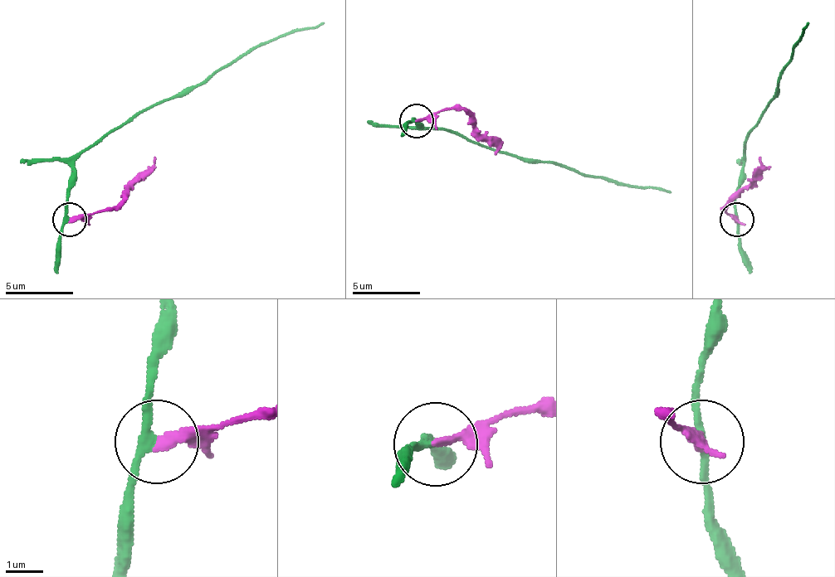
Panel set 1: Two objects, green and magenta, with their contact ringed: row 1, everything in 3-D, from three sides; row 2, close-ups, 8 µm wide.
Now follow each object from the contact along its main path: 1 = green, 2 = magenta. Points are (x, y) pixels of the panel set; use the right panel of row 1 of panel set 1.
1: (736, 220), (736, 186), (743, 162), (743, 149), (777, 94), (780, 70), (800, 41), (808, 23)
2: (736, 220), (726, 206), (749, 182), (759, 156)

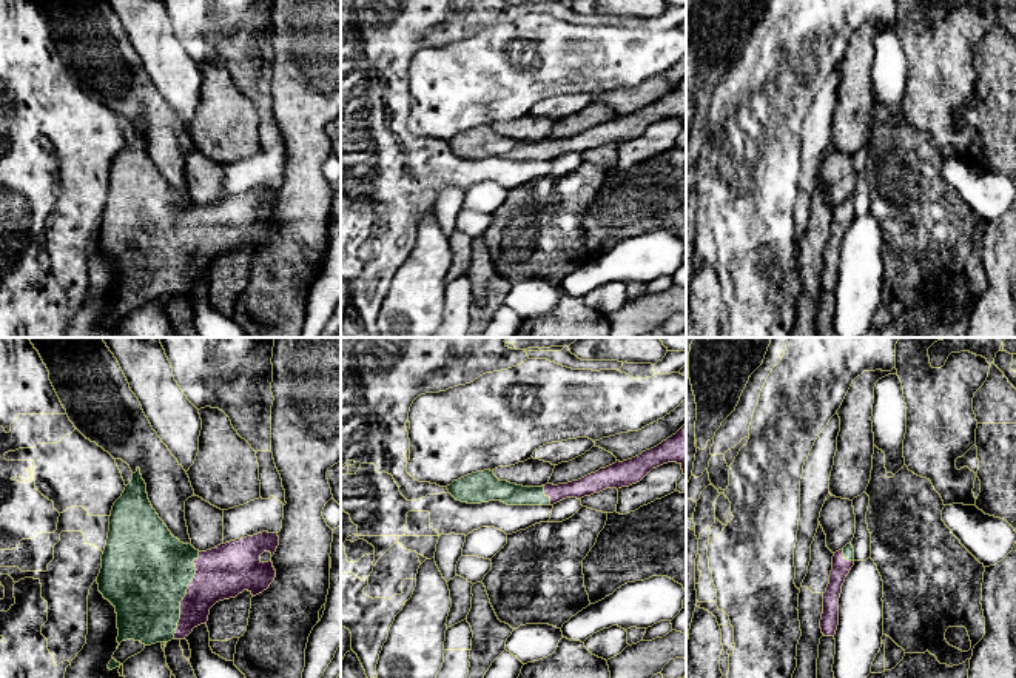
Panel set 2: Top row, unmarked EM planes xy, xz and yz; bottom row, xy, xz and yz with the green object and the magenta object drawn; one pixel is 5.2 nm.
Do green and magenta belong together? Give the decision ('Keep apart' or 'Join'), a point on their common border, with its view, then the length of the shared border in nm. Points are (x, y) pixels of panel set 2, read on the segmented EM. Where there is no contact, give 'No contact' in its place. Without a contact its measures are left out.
Join. Touches green at xy (185, 594). Shared border 480 nm

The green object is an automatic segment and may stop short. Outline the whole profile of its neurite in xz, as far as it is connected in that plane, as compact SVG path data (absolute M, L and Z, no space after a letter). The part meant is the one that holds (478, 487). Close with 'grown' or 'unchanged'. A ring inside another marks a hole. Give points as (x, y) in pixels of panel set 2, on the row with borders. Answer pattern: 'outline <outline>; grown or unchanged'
outline M686 424L657 447L567 484L523 487L500 481L493 472L484 470L453 481L447 490L456 501L467 504L501 501L507 505L553 505L566 498L581 499L606 488L629 487L668 462L680 464L686 475Z; grown

